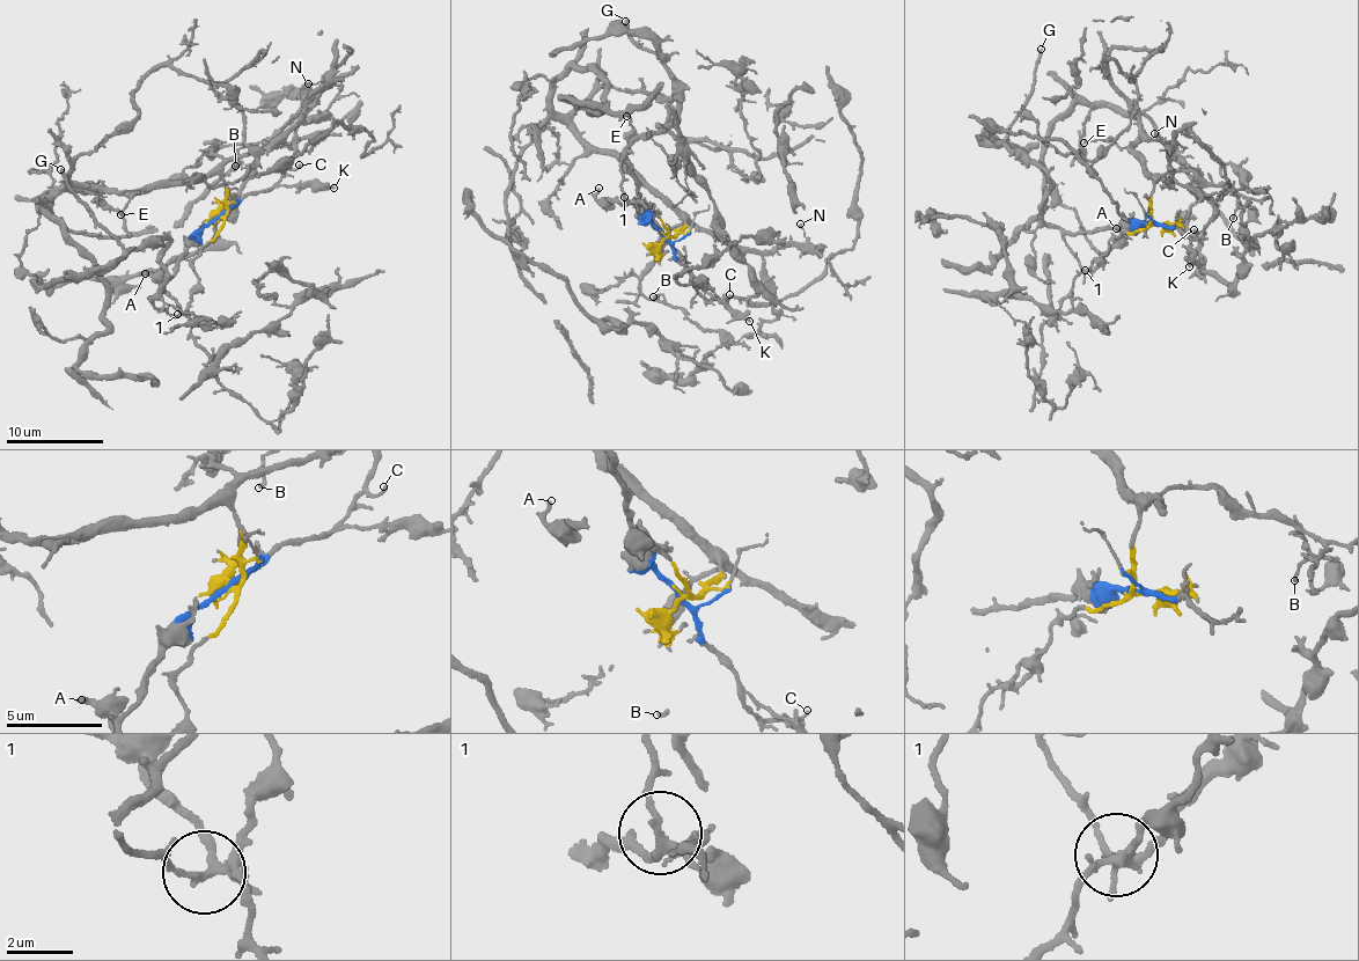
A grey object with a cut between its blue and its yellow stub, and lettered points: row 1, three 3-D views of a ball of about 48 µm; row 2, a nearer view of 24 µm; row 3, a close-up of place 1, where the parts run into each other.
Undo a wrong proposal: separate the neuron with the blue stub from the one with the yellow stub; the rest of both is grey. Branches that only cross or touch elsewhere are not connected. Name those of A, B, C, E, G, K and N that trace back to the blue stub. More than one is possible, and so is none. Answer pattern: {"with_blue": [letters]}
{"with_blue": ["A", "C", "G", "K"]}

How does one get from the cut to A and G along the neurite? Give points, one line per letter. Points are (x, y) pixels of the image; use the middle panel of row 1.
A: (663, 234), (648, 214), (627, 159), (619, 163), (625, 197), (621, 203), (596, 200), (599, 186)
G: (663, 234), (648, 214), (626, 147), (676, 122), (676, 88), (660, 59), (634, 42), (626, 21)

